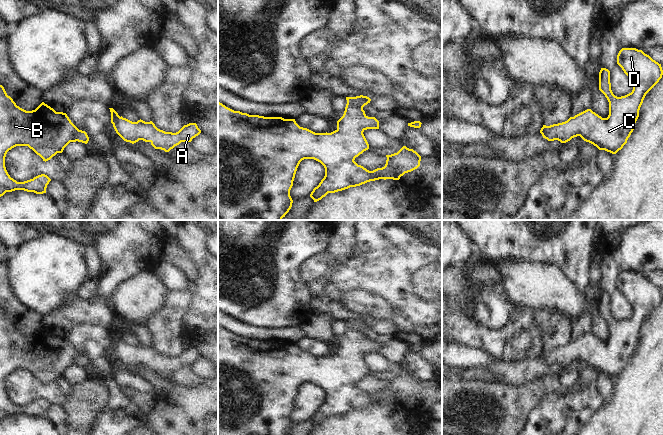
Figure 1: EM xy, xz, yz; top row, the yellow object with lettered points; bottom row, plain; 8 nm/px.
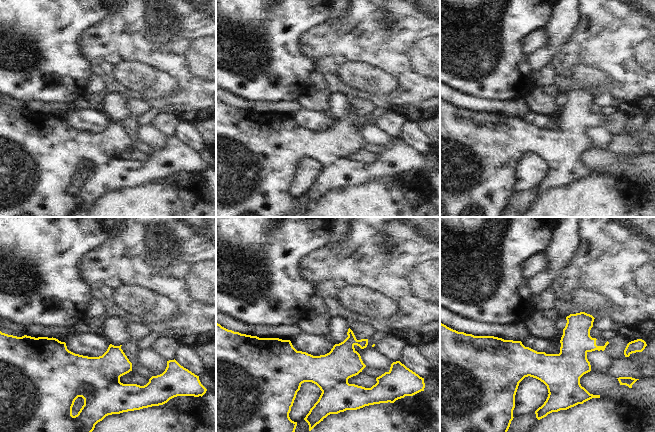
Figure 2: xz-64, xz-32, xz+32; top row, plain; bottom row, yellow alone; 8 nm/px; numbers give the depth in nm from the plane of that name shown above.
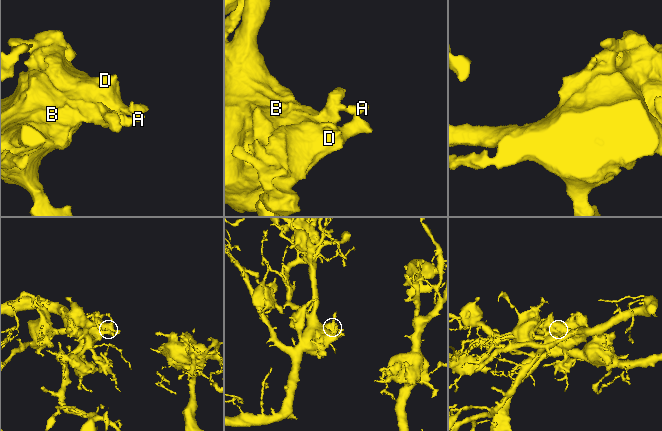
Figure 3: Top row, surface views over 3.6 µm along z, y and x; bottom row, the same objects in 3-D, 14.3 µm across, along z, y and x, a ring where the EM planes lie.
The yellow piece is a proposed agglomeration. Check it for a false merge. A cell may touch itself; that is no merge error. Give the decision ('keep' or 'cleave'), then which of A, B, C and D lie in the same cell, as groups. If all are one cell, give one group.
keep | A B C D

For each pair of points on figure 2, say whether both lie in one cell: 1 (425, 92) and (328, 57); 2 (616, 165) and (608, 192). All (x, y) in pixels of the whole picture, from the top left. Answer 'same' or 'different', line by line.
1: same
2: different

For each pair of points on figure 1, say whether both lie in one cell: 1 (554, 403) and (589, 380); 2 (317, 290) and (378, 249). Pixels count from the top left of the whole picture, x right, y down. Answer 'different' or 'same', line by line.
1: same
2: different

